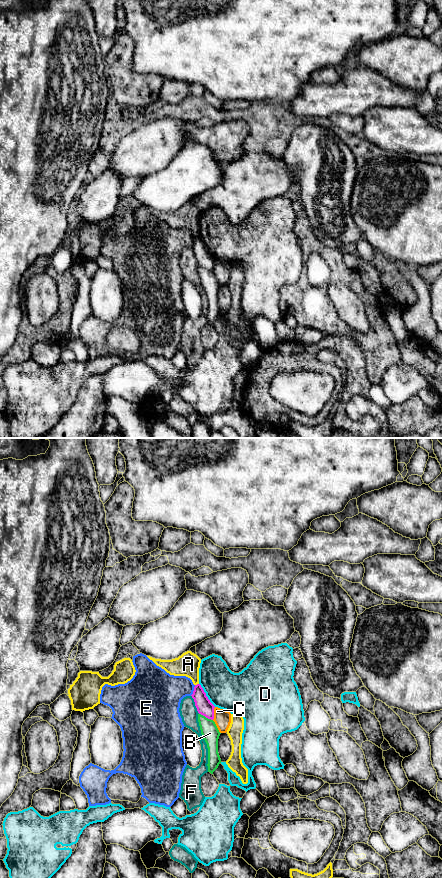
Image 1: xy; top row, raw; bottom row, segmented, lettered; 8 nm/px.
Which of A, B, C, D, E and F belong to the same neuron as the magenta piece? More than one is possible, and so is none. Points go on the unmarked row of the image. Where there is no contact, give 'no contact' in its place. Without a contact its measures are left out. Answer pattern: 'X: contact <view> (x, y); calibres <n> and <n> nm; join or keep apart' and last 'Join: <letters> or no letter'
A: contact xy (197, 236); calibres 130 and 190 nm; keep apart
B: contact xy (206, 269); calibres 130 and 140 nm; keep apart
C: contact xy (213, 265); calibres 130 and 140 nm; keep apart
D: contact xy (205, 247); calibres 130 and 320 nm; keep apart
E: contact xy (194, 242); calibres 130 and 300 nm; keep apart
F: contact xy (195, 256); calibres 130 and 140 nm; keep apart
Join: no letter

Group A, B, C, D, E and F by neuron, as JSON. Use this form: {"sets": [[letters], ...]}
{"sets": [["A"], ["B"], ["C"], ["D"], ["E"], ["F"]]}

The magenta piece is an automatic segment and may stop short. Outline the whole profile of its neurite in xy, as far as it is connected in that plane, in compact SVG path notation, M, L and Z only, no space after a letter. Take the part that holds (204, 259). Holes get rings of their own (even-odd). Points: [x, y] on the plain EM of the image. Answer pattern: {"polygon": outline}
{"polygon": "M200 236L195 237L191 248L194 251L198 265L213 272L215 258L210 254Z"}

